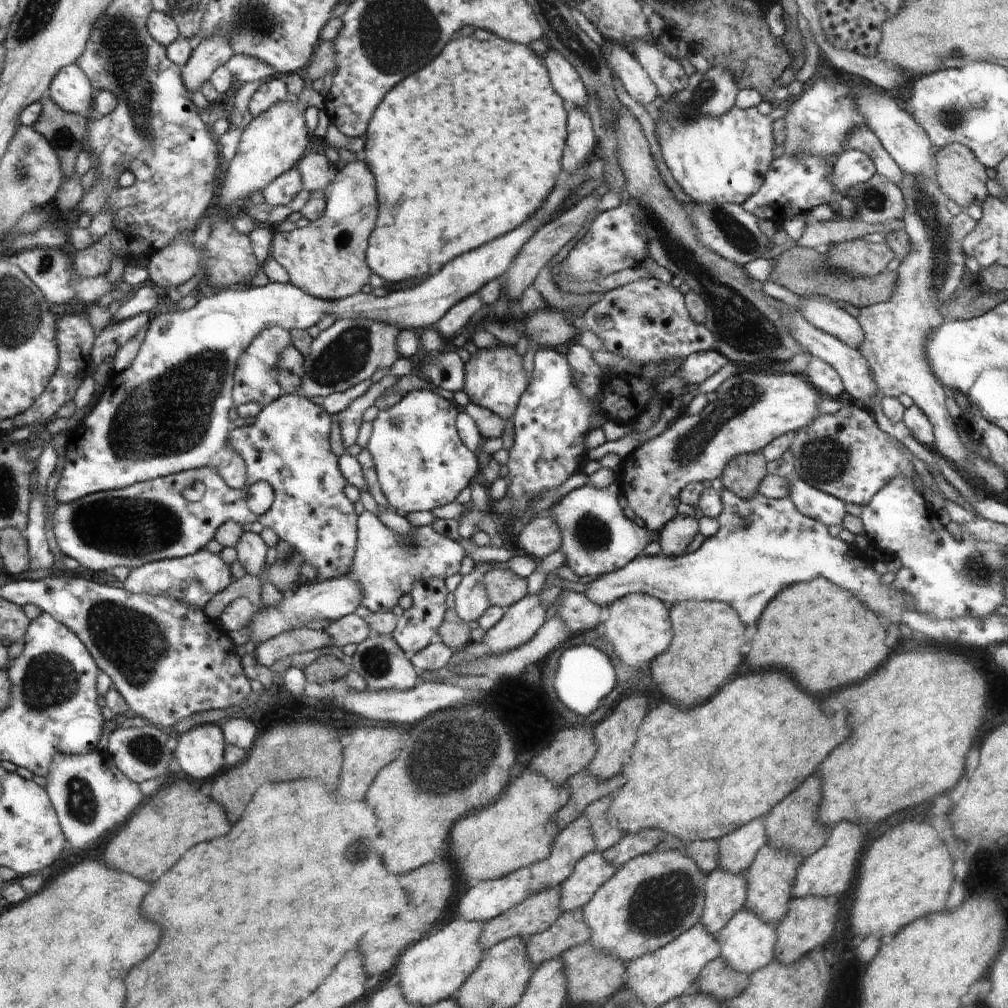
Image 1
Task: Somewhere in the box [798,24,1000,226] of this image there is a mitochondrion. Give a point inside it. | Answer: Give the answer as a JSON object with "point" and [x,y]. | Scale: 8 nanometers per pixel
{"point":[952,116]}

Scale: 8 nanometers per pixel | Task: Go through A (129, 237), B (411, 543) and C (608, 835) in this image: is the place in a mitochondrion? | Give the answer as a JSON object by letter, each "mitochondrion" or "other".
{"A":"other","B":"other","C":"other"}

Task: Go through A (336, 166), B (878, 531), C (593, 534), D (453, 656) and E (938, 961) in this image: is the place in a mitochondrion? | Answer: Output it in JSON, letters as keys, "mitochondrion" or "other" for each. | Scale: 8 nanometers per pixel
{"A":"other","B":"other","C":"mitochondrion","D":"other","E":"other"}

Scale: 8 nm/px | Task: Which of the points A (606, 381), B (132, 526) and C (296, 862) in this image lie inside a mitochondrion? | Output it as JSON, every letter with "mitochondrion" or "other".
{"A":"other","B":"mitochondrion","C":"other"}

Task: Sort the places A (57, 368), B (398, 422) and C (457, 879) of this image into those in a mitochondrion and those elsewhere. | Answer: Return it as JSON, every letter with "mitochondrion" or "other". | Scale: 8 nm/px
{"A":"other","B":"mitochondrion","C":"other"}

